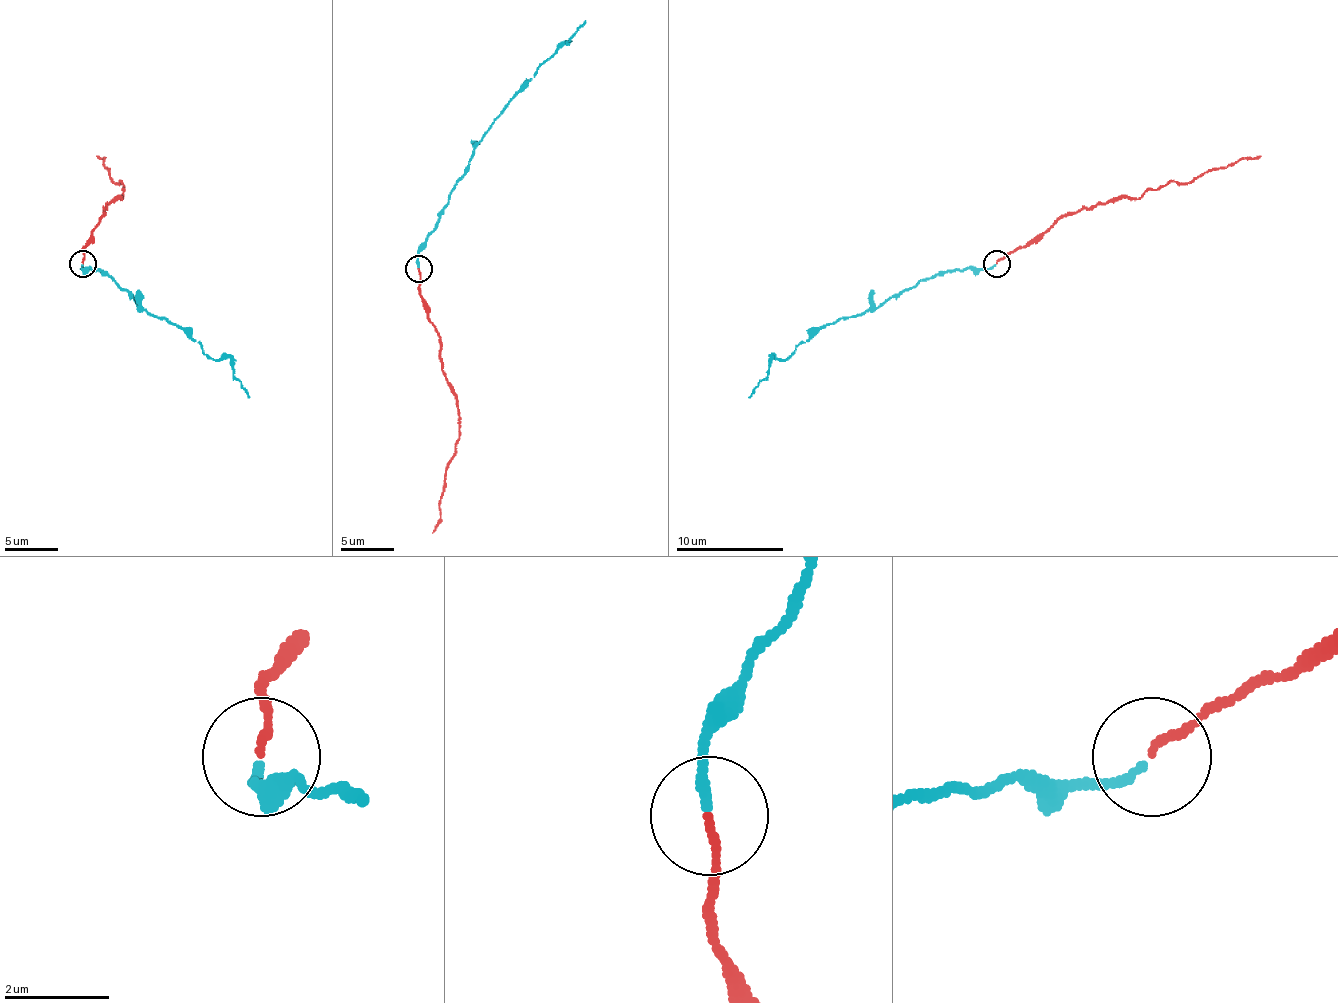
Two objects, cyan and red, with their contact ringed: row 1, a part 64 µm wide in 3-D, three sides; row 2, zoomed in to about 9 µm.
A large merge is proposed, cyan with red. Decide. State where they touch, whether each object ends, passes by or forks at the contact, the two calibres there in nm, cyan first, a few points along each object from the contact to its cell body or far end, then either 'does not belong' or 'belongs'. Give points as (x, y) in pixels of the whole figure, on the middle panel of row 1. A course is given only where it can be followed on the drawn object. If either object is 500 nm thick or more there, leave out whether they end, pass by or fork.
(419, 268) | cyan ends | red ends | 160/140 nm | cyan via (419, 268), (417, 252), (435, 225), (449, 193), (484, 134), (513, 96), (586, 21) | red via (419, 268), (422, 305), (441, 340), (441, 367), (460, 418), (433, 533) | belongs

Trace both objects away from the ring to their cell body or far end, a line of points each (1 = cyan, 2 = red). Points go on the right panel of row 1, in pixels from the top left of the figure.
1: (996, 265), (921, 279), (862, 313), (824, 324), (787, 359), (773, 356), (768, 375), (749, 396)
2: (996, 262), (1033, 244), (1068, 214), (1122, 198), (1138, 198), (1146, 190), (1261, 155)

